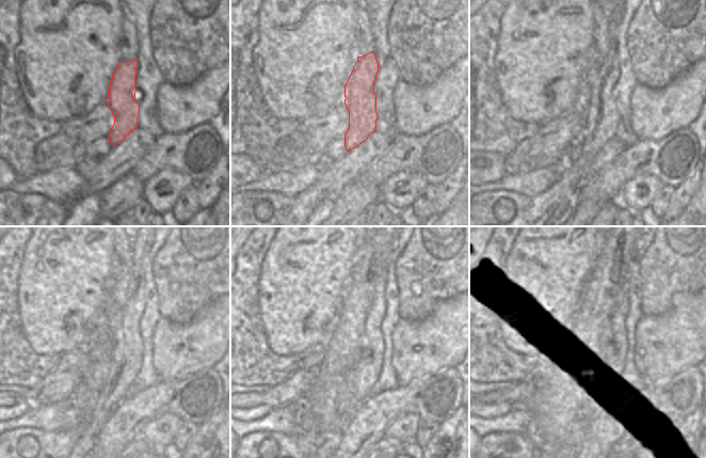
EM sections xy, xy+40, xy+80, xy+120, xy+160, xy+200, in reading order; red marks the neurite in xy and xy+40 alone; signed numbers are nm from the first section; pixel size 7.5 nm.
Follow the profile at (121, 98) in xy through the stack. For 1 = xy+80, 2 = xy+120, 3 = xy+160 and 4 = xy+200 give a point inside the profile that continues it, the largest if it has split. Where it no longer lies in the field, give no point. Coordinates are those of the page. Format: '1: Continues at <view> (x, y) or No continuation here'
1: Continues at xy+80 (602, 119)
2: Continues at xy+120 (127, 351)
3: Continues at xy+160 (359, 381)
4: Continues at xy+200 (619, 313).

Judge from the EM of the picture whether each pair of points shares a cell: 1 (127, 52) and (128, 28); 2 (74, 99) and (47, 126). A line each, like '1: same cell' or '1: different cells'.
1: same cell
2: different cells

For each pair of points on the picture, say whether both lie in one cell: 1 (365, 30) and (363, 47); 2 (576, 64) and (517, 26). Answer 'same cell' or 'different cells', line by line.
1: same cell
2: same cell

